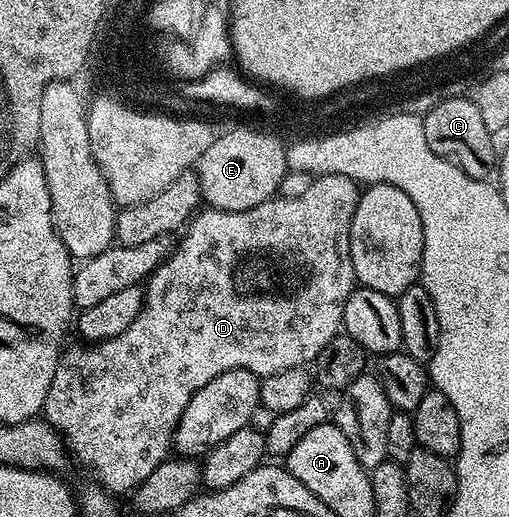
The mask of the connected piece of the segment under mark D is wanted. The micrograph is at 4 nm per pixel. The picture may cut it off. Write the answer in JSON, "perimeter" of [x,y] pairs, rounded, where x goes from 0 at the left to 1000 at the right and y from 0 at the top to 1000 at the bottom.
{"perimeter":[[[631,338],[615,346],[607,366],[591,381],[574,385],[534,381],[487,408],[393,406],[365,441],[367,456],[354,466],[352,480],[346,476],[287,542],[281,596],[261,621],[261,629],[253,629],[253,636],[246,636],[238,652],[165,669],[165,679],[147,671],[141,679],[122,681],[116,710],[104,729],[104,745],[96,745],[92,781],[86,783],[81,803],[106,834],[116,836],[143,888],[147,880],[149,892],[159,901],[173,903],[187,917],[185,932],[193,940],[226,961],[232,961],[240,950],[263,952],[338,878],[344,824],[352,820],[356,799],[363,799],[363,783],[371,783],[379,760],[387,760],[387,752],[403,752],[403,745],[411,745],[418,729],[458,714],[481,714],[497,720],[499,725],[519,729],[552,721],[554,716],[578,710],[601,712],[617,704],[631,673],[646,667],[646,660],[654,660],[654,652],[668,646],[674,629],[674,586],[701,555],[686,482],[686,443],[707,375],[707,356],[695,346],[676,338]]]}

